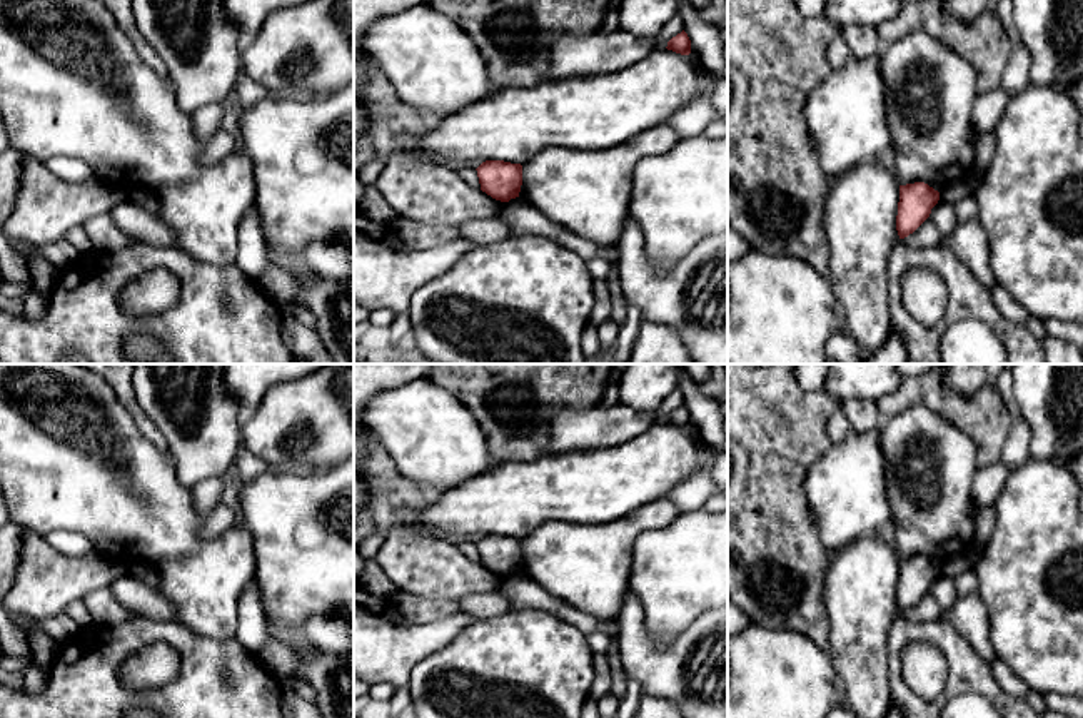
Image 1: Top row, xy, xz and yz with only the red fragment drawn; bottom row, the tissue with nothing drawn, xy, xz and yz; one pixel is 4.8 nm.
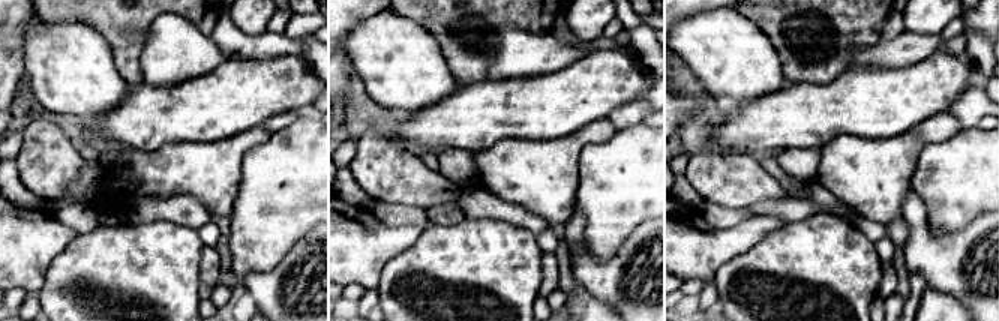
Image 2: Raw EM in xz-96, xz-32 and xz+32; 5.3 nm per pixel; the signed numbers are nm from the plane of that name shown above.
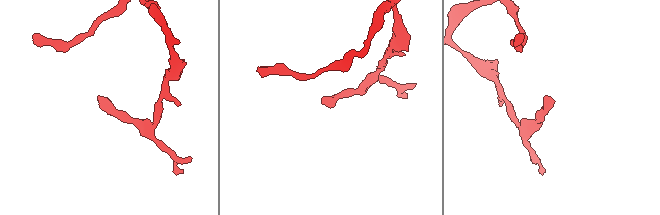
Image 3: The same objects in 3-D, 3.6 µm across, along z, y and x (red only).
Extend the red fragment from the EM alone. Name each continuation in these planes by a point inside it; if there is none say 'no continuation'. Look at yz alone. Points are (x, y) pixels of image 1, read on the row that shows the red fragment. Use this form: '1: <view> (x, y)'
no continuation

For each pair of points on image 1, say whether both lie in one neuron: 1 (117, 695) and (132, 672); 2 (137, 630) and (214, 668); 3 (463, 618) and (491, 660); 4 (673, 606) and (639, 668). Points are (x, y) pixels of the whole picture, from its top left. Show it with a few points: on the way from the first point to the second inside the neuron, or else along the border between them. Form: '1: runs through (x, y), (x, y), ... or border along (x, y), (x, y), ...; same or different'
1: border along (117, 672), (129, 688), (152, 690), (162, 685); different
2: runs through (156, 632), (176, 633), (196, 652); same
3: border along (476, 618), (439, 650); different
4: border along (641, 605), (644, 630), (658, 647), (690, 623); different

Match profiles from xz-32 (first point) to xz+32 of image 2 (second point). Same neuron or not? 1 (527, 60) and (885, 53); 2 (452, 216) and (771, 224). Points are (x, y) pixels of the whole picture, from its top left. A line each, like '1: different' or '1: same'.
1: same
2: different

